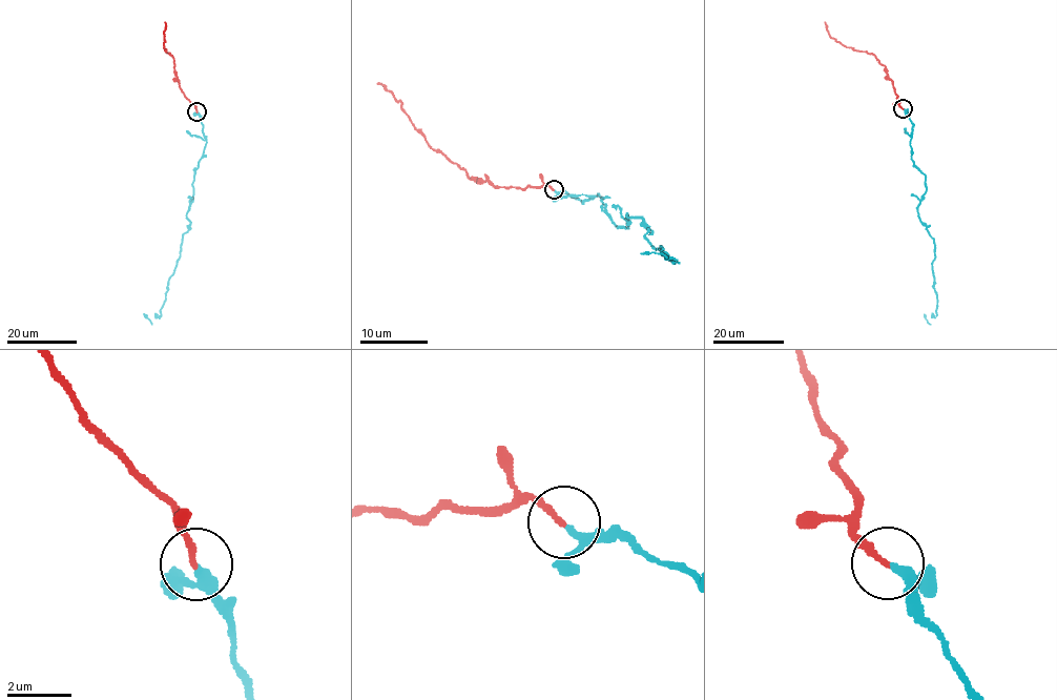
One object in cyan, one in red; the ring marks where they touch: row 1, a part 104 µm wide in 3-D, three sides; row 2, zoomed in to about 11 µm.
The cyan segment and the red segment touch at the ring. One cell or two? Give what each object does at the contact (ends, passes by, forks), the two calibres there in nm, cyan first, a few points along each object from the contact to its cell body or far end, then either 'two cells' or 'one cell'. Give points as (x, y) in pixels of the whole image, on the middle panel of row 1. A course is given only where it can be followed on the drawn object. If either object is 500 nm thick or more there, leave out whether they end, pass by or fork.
cyan passes by; red ends there; 200 nm thick on the cyan side, 180 nm on the other; cyan runs (553, 190), (582, 202), (599, 193), (616, 227), (642, 219), (653, 247), (679, 262), (641, 254); red runs (553, 189), (544, 186), (495, 187), (485, 181), (472, 179), (428, 143), (391, 93), (376, 83); one cell

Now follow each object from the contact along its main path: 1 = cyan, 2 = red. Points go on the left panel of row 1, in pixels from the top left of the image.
1: (197, 111), (207, 143), (193, 176), (188, 228), (161, 316), (150, 323), (143, 314)
2: (197, 111), (180, 87), (172, 56), (166, 53), (164, 21)

